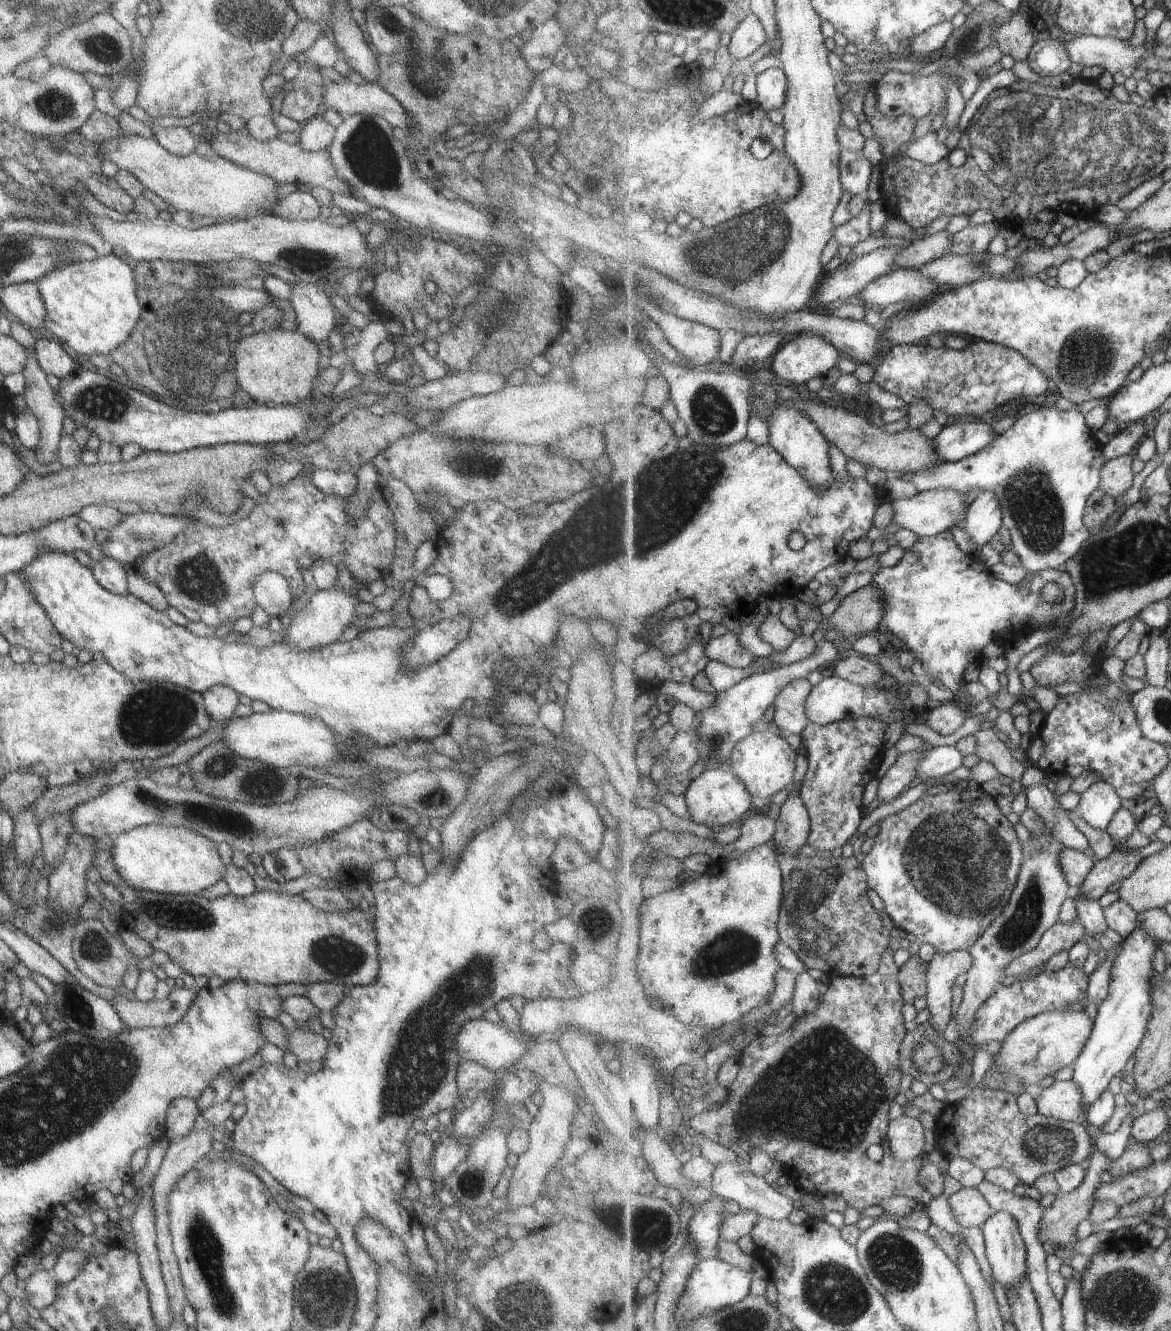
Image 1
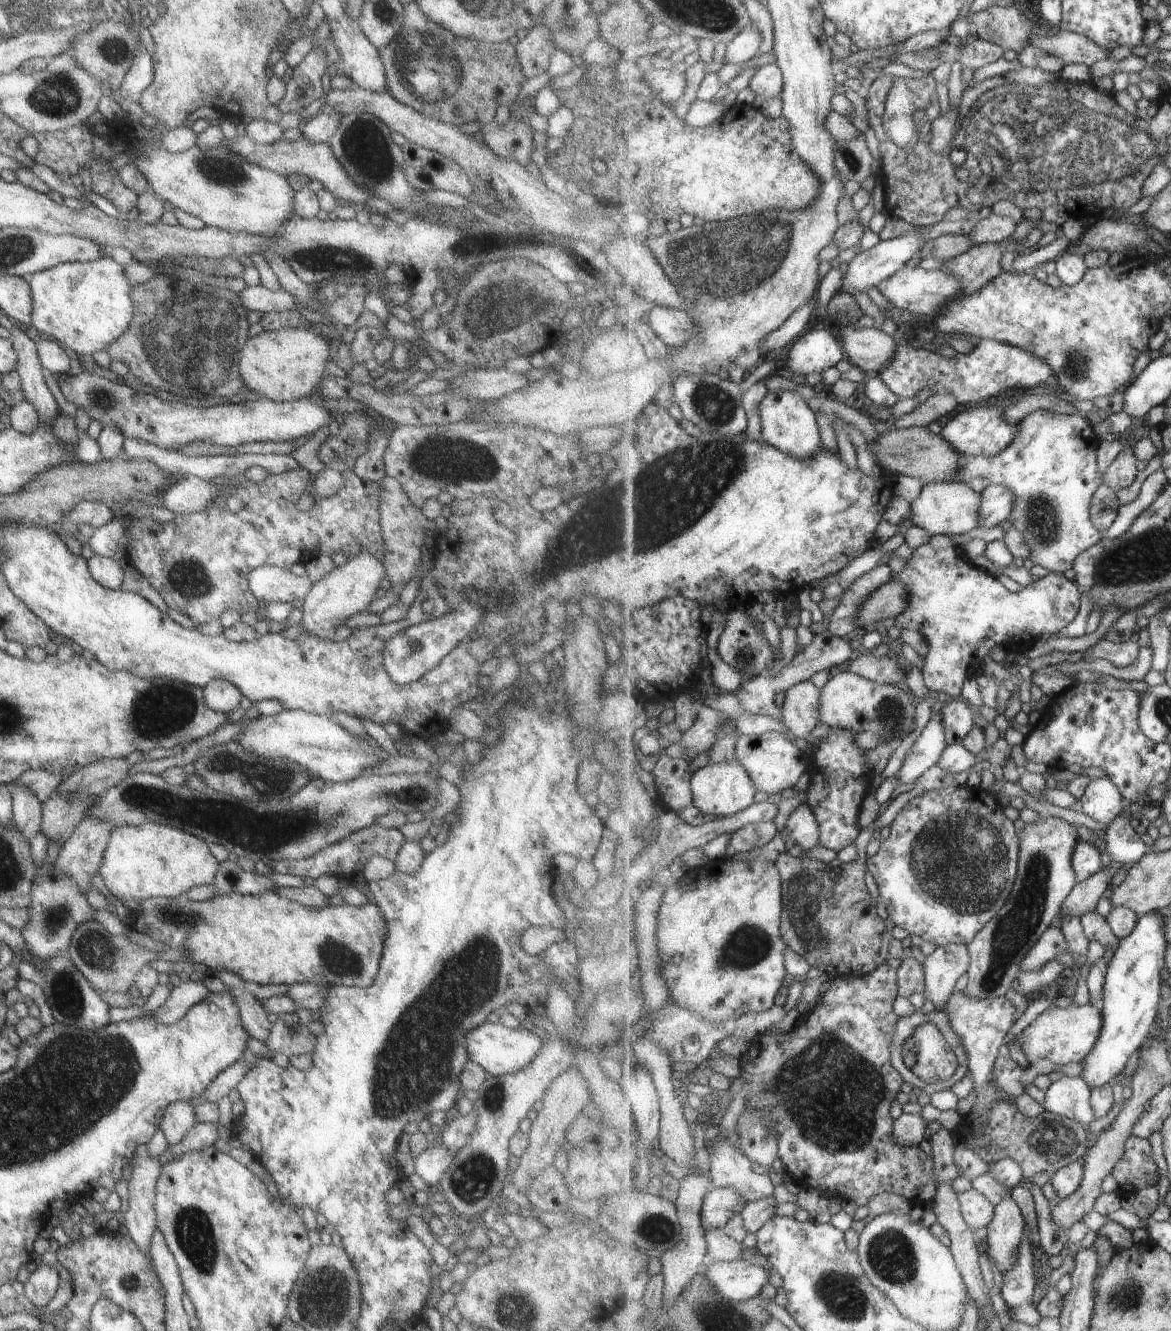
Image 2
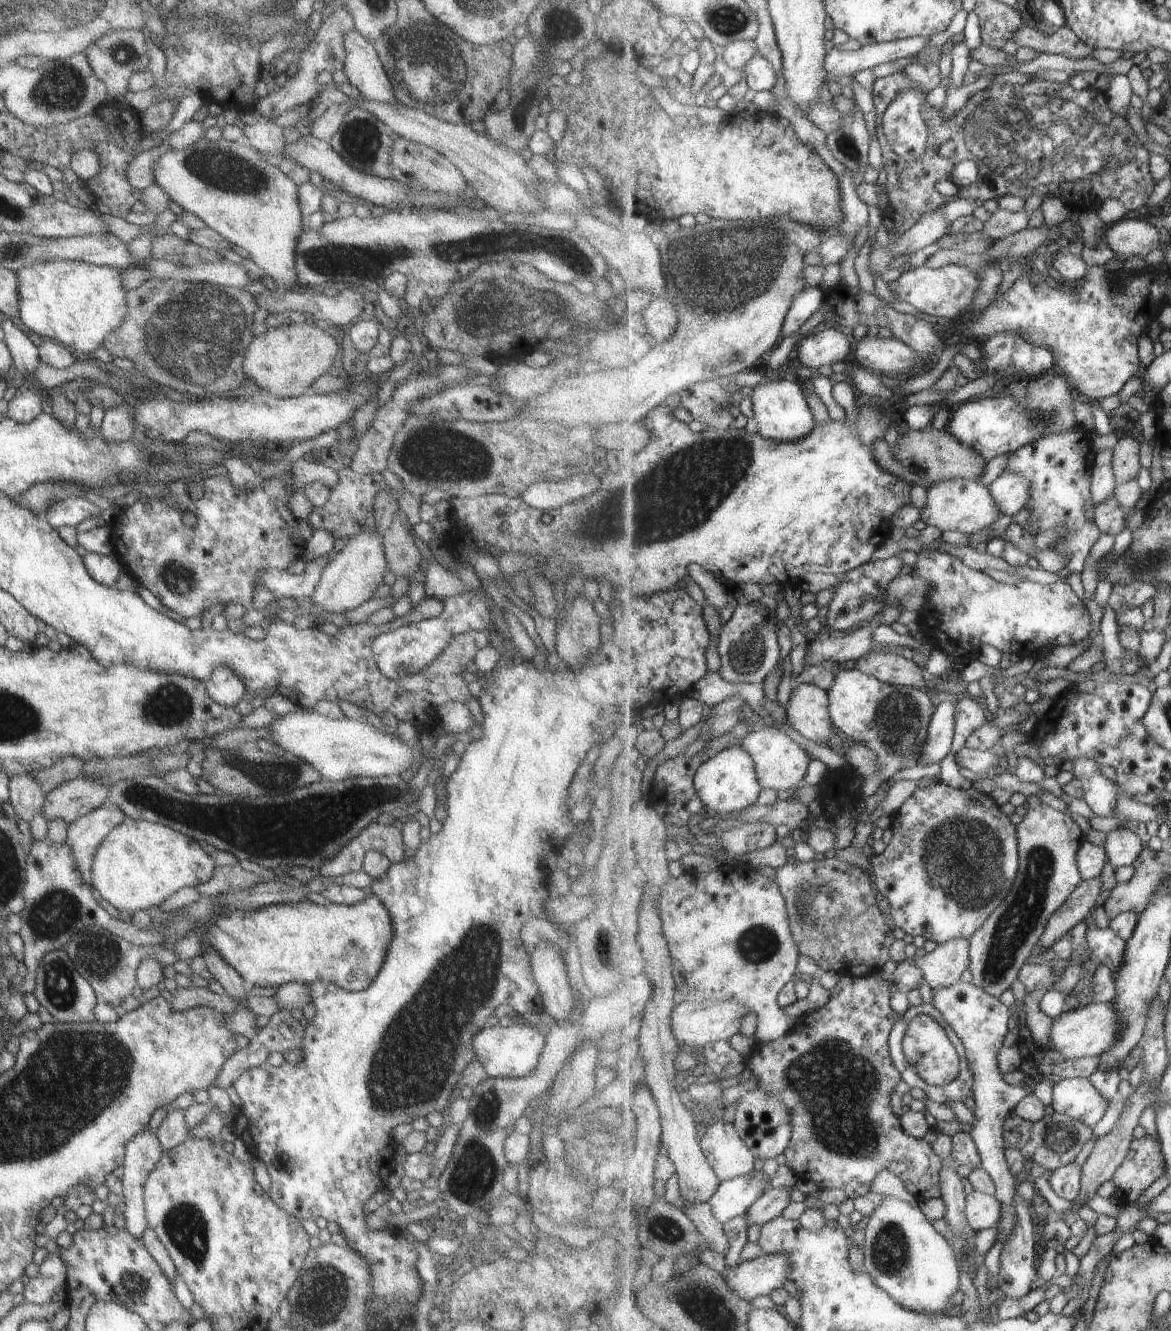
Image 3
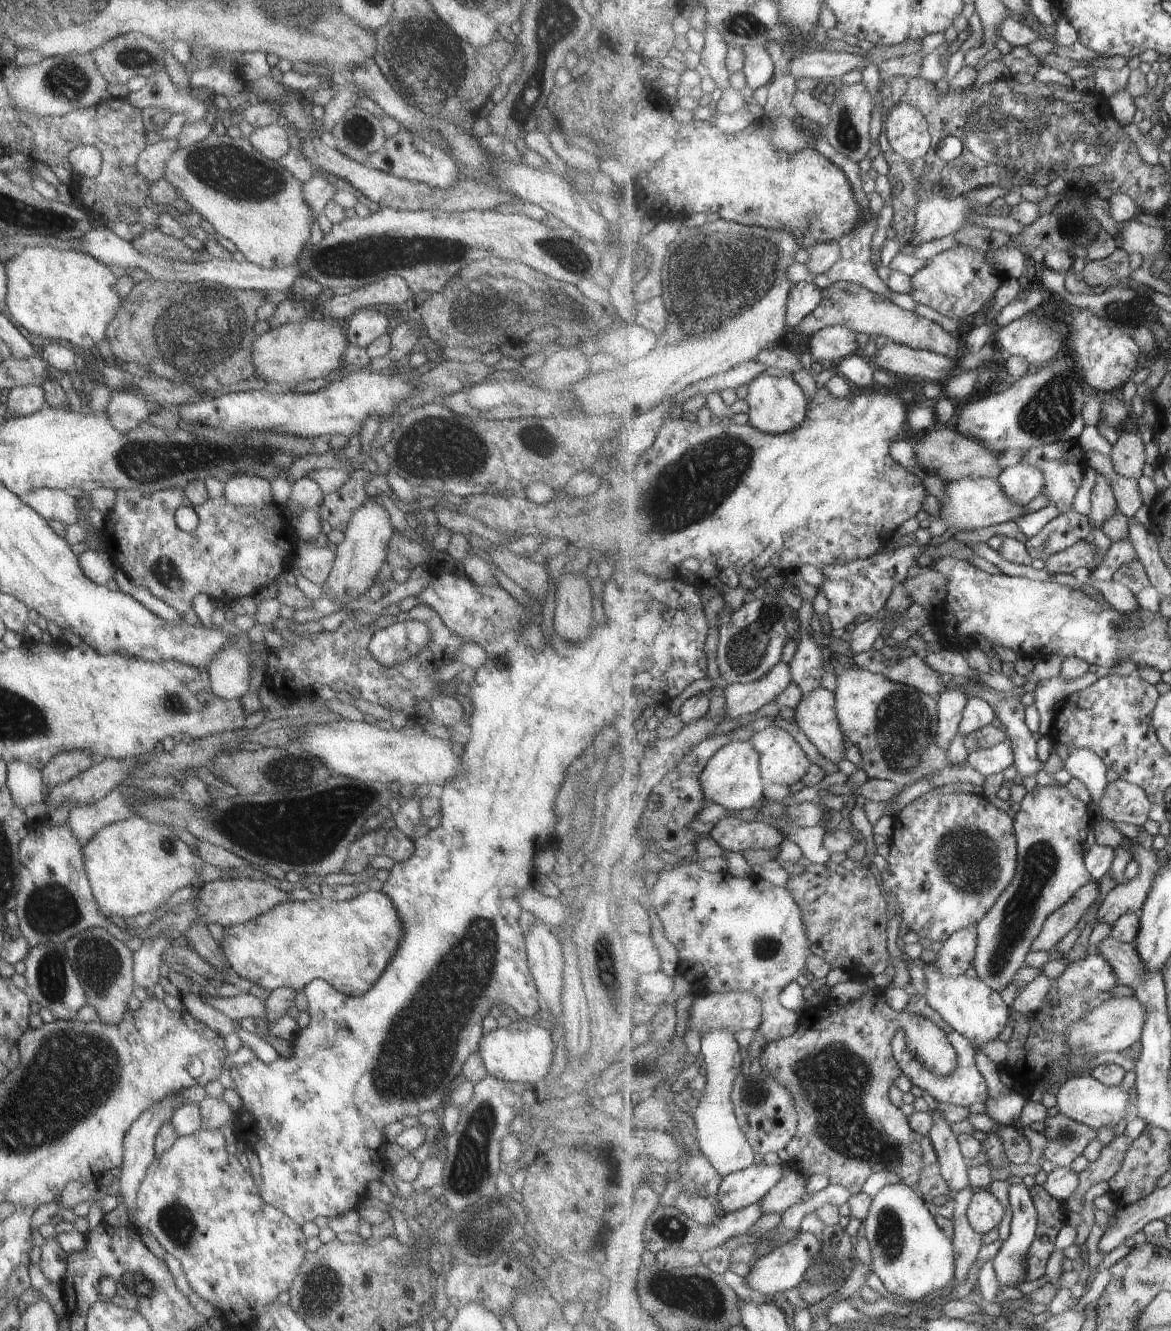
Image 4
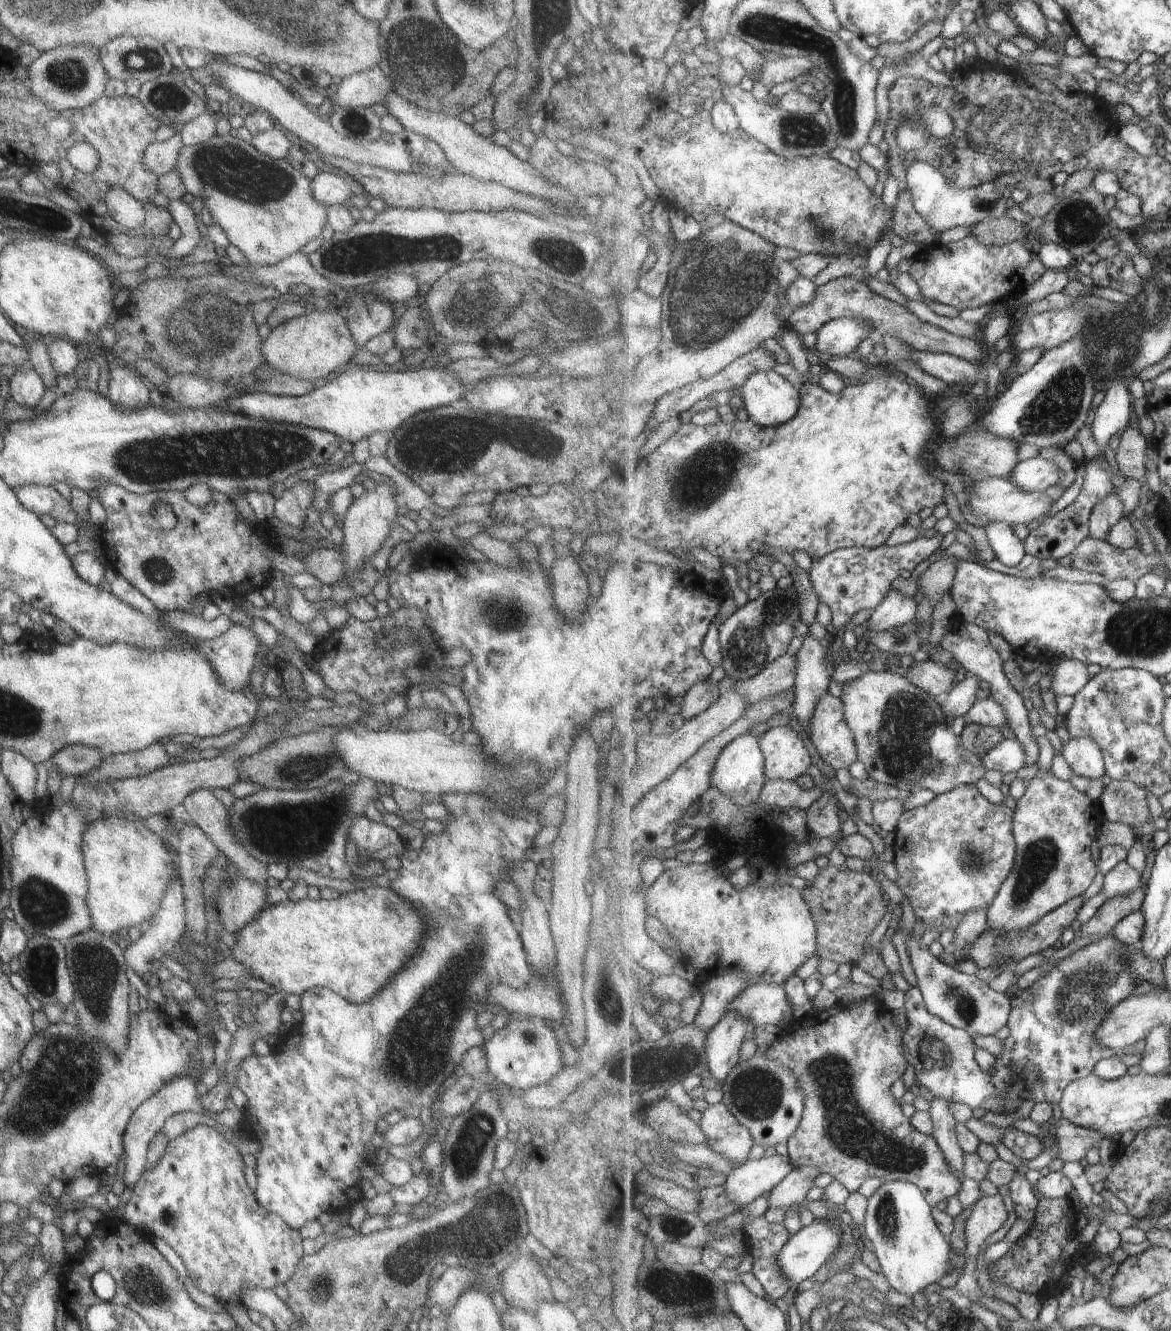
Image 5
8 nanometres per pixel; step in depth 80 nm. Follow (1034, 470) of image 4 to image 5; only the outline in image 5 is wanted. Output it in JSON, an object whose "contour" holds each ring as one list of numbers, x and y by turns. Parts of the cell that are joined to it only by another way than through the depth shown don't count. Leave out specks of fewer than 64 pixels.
{"contour":[[1037,455,1021,461,1010,474,1011,482,1018,483,1030,493,1043,493,1064,477,1060,467]]}

